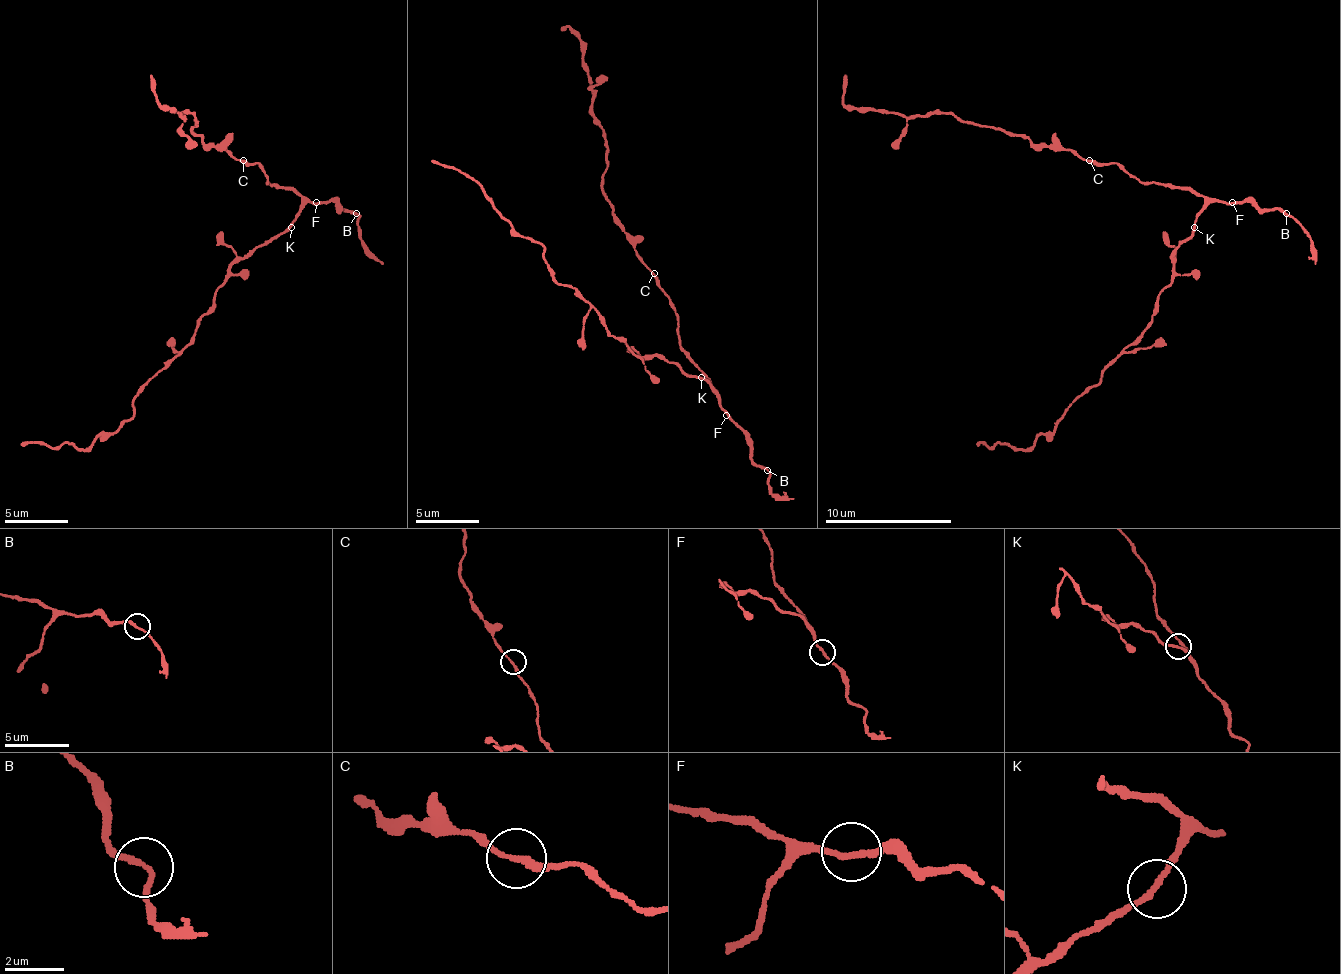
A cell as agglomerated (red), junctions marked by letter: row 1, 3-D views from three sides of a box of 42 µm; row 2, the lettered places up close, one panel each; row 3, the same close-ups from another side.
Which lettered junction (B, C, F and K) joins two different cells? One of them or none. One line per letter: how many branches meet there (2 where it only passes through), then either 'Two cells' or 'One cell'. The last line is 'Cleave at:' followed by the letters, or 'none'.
B: Branches: 2. One cell
C: Branches: 2. One cell
F: Branches: 2. One cell
K: Branches: 2. One cell
Cleave at: none

